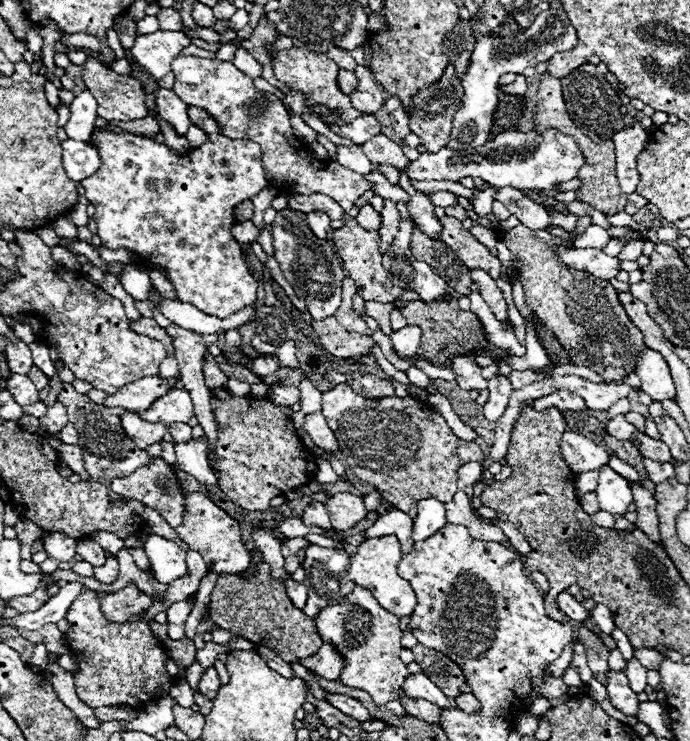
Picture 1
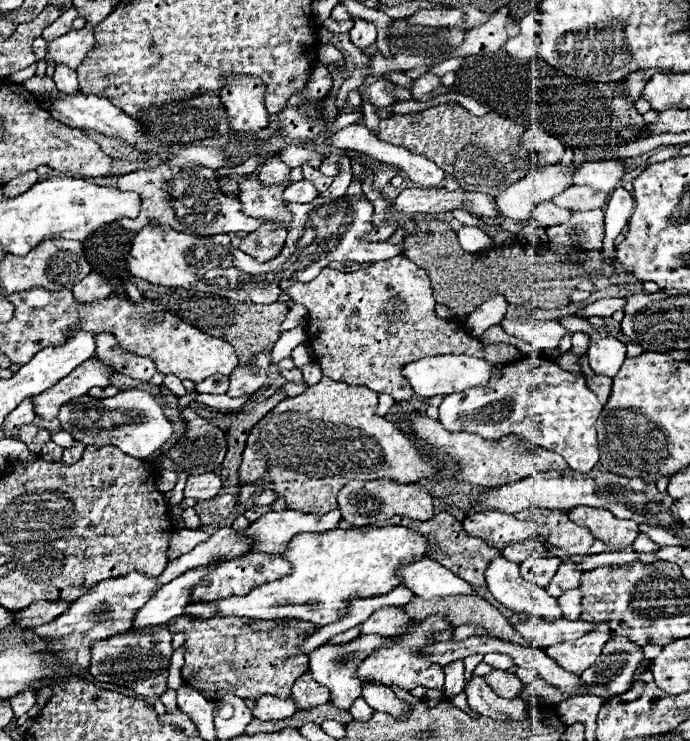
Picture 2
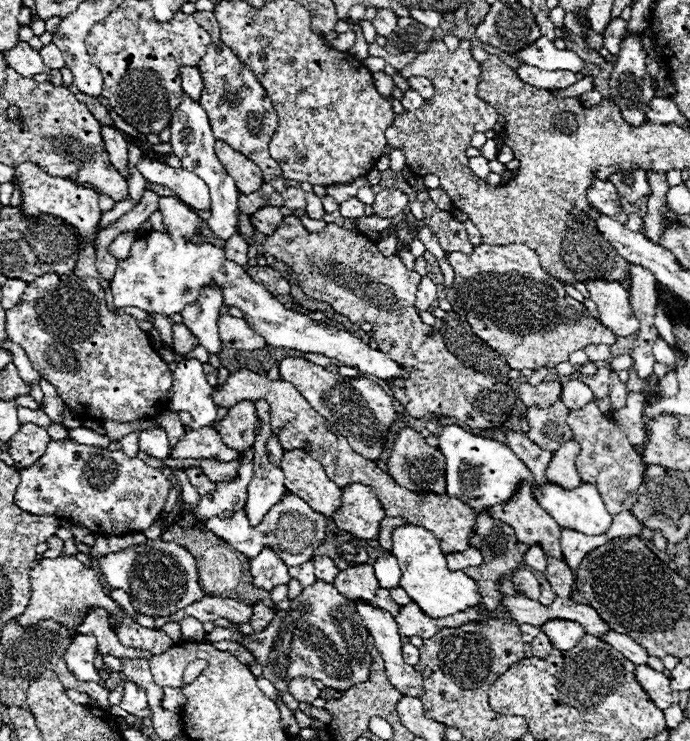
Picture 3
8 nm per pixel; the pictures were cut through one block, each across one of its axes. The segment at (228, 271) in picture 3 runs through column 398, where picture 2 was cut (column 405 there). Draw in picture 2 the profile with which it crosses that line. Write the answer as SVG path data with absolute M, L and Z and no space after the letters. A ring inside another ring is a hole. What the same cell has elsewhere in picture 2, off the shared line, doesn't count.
M444 354L444 356L426 356L422 360L410 362L404 366L402 374L406 376L406 380L410 382L410 386L414 388L414 392L422 398L432 398L432 396L448 396L448 394L456 394L456 392L464 392L468 388L478 388L478 386L486 386L492 380L494 368L502 368L504 364L492 364L488 360L482 358L472 358L472 356L464 356L464 354Z

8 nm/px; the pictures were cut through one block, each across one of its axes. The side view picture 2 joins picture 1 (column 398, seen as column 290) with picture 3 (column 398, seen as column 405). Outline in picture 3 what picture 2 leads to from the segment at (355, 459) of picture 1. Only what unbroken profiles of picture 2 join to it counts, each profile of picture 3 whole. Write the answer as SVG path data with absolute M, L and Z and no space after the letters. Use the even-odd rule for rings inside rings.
M404 428L398 432L398 438L394 440L392 452L388 456L388 474L404 488L412 492L436 492L444 494L446 480L444 480L446 460L440 450L426 444L426 440L420 436L420 432L412 428Z

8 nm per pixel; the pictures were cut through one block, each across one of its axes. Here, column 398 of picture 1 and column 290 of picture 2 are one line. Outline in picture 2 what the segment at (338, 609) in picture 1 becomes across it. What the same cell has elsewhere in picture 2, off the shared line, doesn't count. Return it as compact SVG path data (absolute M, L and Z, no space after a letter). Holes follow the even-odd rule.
M176 618L170 622L168 632L170 634L184 634L184 666L182 666L182 678L186 686L196 688L202 692L208 700L220 700L226 694L242 696L248 700L256 700L262 694L272 694L278 698L290 698L290 688L302 672L308 670L308 656L290 656L292 652L298 650L298 646L304 642L302 632L304 632L304 622L300 620L290 620L290 626L280 626L270 632L254 632L248 624L248 618L210 618L210 620L194 620L194 618Z

